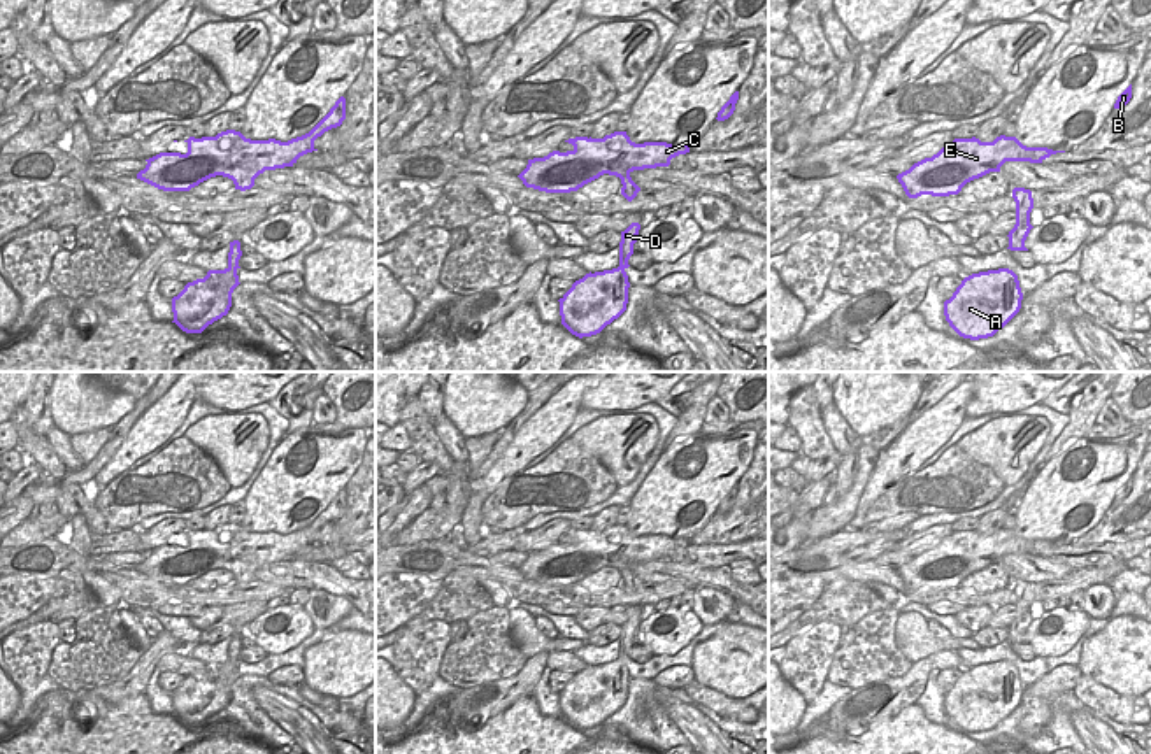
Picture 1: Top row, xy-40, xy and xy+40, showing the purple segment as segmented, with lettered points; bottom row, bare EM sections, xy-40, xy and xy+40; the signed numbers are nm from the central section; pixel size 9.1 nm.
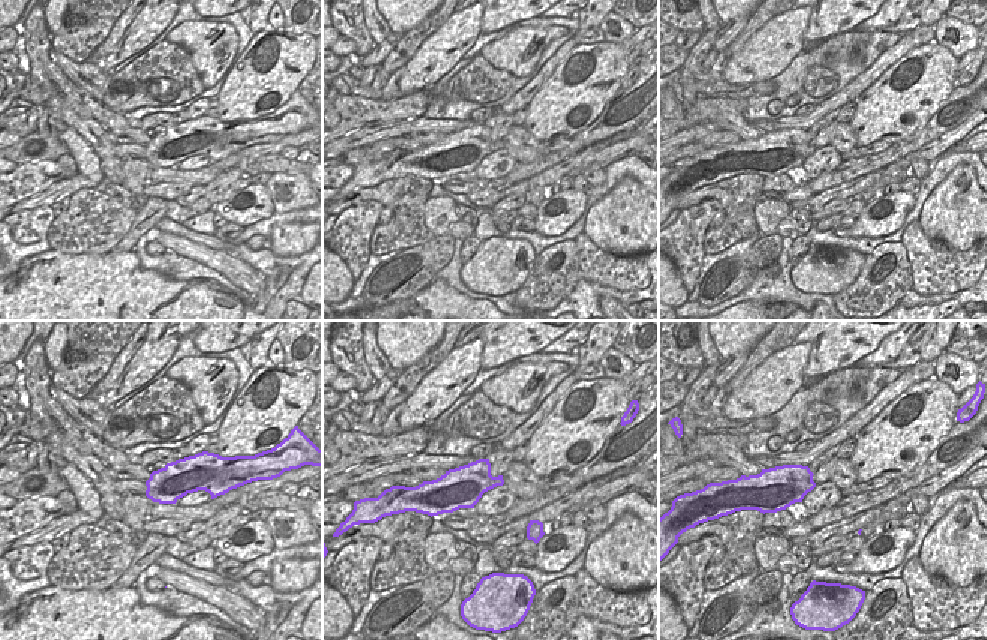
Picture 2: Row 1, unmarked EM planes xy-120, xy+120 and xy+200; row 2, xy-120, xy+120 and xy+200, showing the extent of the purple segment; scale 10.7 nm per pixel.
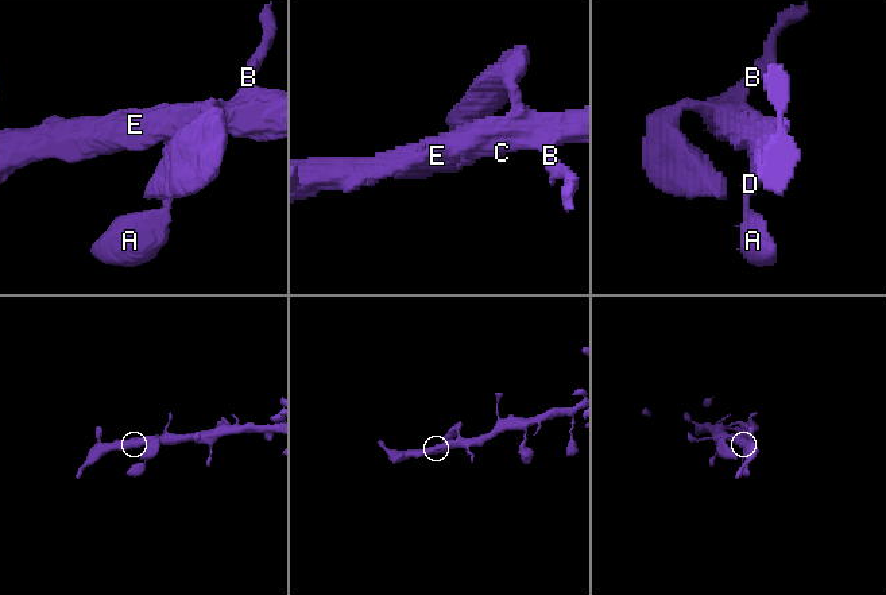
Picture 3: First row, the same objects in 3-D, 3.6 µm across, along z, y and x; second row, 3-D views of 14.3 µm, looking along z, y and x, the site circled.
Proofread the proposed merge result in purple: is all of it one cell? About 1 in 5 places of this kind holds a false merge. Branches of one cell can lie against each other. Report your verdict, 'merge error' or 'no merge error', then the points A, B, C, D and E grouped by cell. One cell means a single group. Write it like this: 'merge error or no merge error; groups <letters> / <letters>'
no merge error; groups A B C D E

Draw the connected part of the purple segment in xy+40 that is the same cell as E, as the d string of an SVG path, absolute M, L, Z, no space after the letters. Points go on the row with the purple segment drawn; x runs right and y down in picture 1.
M1005 135L997 137L993 142L981 142L976 137L954 139L932 158L925 158L914 163L909 170L898 174L897 179L909 198L918 198L921 195L949 196L958 195L962 188L974 179L979 179L990 172L1000 172L1000 167L1005 161L1042 163L1046 158L1056 153L1065 151L1053 151L1047 147L1026 147L1016 137Z

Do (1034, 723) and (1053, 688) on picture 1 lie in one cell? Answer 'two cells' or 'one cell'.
one cell

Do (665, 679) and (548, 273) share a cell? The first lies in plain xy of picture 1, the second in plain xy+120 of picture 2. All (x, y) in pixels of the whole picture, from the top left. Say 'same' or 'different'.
same

